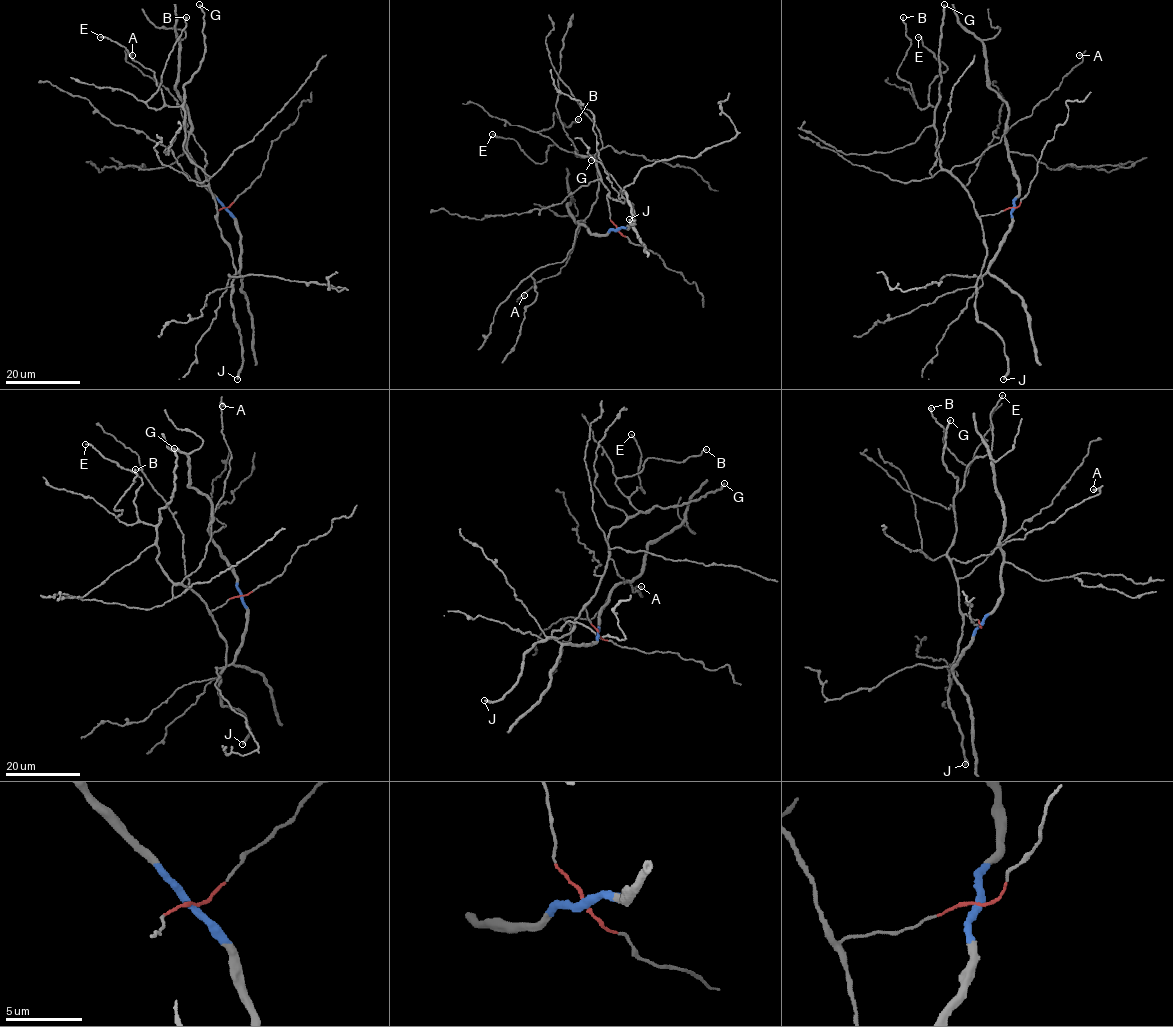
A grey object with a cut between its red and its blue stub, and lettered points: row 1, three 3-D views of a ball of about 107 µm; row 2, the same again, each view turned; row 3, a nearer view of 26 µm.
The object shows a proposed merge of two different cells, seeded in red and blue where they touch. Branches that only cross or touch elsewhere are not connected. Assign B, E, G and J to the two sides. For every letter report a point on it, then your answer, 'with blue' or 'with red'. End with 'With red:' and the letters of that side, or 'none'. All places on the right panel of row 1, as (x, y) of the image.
B: at (903, 17); with red
E: at (918, 37); with red
G: at (944, 4); with red
J: at (1003, 379); with red
With red: B, E, G, J

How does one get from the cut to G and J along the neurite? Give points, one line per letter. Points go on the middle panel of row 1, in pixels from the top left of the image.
G: (617, 229), (610, 219), (609, 191), (595, 160), (576, 150), (582, 157), (597, 155), (591, 160)
J: (617, 229), (610, 219), (607, 196), (623, 202), (628, 197), (623, 192), (626, 192), (634, 223), (628, 219)

